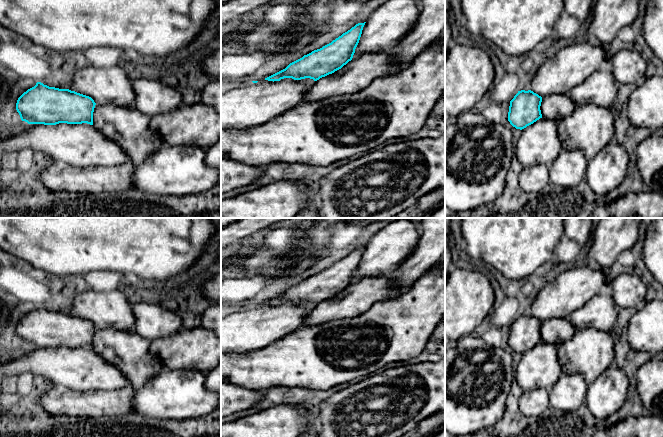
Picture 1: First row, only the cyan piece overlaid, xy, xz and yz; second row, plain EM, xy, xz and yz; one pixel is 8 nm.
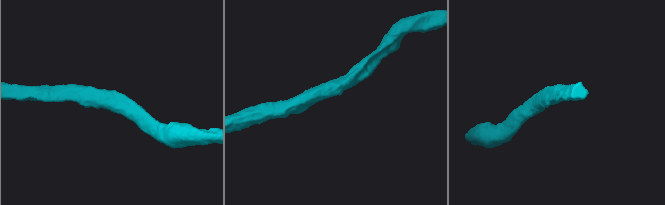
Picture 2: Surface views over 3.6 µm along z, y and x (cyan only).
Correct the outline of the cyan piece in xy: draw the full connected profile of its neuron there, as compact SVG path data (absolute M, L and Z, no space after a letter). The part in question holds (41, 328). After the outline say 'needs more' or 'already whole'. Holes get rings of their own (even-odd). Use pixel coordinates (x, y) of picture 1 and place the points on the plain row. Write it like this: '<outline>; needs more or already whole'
M37 306L18 322L16 334L21 344L28 348L93 349L95 329L89 320Z; already whole

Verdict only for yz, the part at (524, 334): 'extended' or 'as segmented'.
as segmented

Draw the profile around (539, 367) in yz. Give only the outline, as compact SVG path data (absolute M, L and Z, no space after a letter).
M540 342L522 353L514 370L515 380L522 391L550 390L563 373L557 356L557 346Z

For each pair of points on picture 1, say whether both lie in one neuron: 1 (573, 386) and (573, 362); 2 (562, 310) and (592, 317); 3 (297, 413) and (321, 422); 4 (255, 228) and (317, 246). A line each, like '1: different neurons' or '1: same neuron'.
1: different neurons
2: different neurons
3: different neurons
4: different neurons

